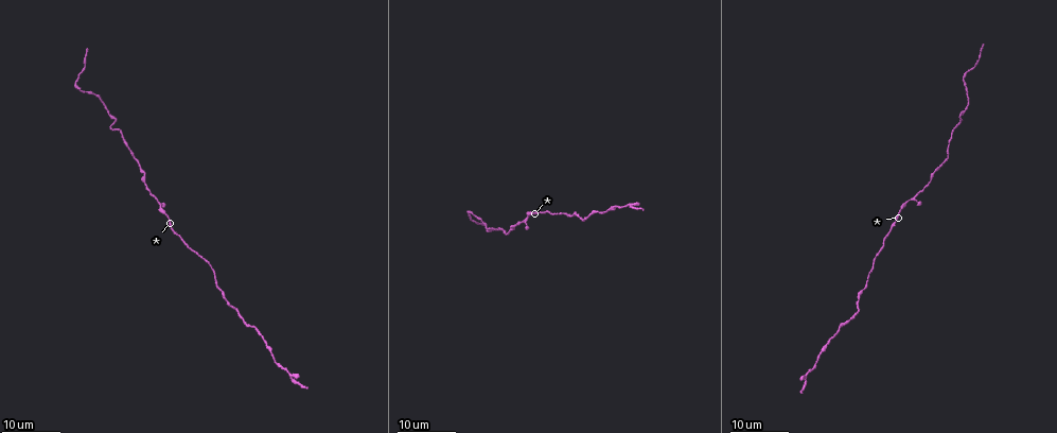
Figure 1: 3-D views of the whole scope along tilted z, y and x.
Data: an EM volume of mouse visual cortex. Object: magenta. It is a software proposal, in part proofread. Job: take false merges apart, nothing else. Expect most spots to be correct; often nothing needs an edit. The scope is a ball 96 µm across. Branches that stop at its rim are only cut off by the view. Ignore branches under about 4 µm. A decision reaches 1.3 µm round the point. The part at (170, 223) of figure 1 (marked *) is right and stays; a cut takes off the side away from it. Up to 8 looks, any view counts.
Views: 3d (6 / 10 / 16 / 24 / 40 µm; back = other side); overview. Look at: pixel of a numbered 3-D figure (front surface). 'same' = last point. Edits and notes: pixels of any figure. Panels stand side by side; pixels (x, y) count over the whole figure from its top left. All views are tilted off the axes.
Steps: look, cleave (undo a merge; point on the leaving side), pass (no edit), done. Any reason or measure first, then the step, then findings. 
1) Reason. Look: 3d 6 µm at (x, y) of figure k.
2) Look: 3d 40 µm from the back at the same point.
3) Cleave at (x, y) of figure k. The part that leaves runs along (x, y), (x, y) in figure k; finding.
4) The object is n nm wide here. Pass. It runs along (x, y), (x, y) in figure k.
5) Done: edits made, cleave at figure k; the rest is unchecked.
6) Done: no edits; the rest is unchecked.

Thick turns thin. Look: 3d 16 µm at (908, 202) of figure 1.

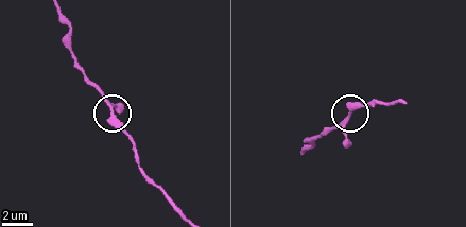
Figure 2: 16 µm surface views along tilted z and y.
Look: 3d 10 µm at (112, 111) of figure 2.

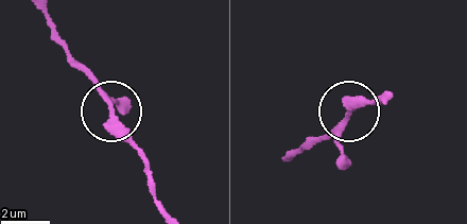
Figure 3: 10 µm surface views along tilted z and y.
Closer look. Look: 3d 6 µm at (113, 110) of figure 3.

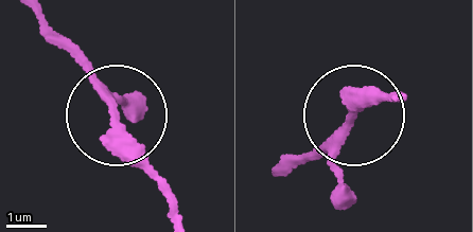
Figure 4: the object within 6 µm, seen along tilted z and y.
The object is 270 nm wide here. Pass. It runs along (175, 214), (80, 46) in figure 4; one neuron here.

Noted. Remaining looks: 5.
Thick turns thin. Look: 3d 16 µm at (847, 318) of figure 1.

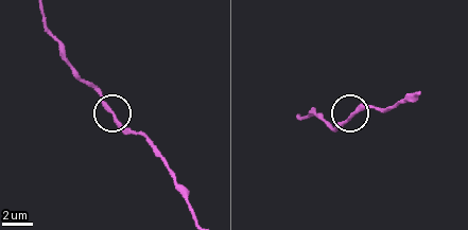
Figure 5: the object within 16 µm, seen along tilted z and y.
Closer look. Look: 3d 10 µm at (347, 119) of figure 5.

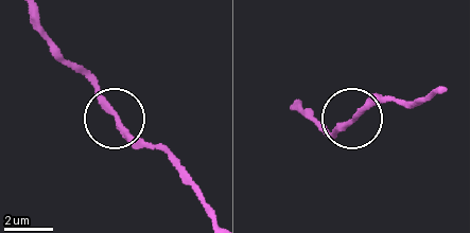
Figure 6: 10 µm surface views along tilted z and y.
Pass. It runs along (299, 109), (334, 133), (387, 100) in figure 6; one neuron here.

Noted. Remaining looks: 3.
Thick turns thin. Look: 3d 24 µm at (96, 95) of figure 1.

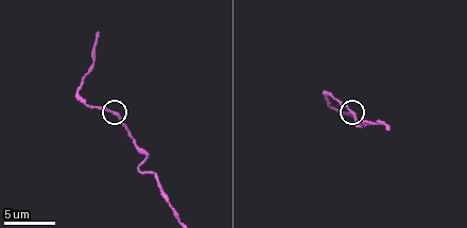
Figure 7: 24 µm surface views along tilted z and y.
Look: 3d 6 µm at (351, 111) of figure 7.

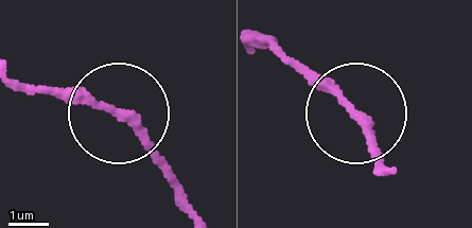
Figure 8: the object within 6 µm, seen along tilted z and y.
Other side. Look: 3d 6 µm from the back at (128, 119) of figure 8.

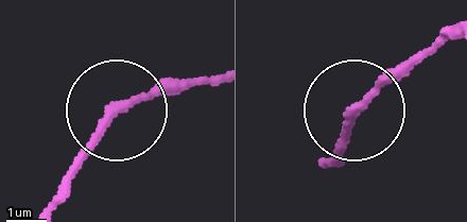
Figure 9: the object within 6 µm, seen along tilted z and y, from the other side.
Pass. All the same neuron.

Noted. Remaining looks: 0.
Done: no edits; the rest is unchecked.

